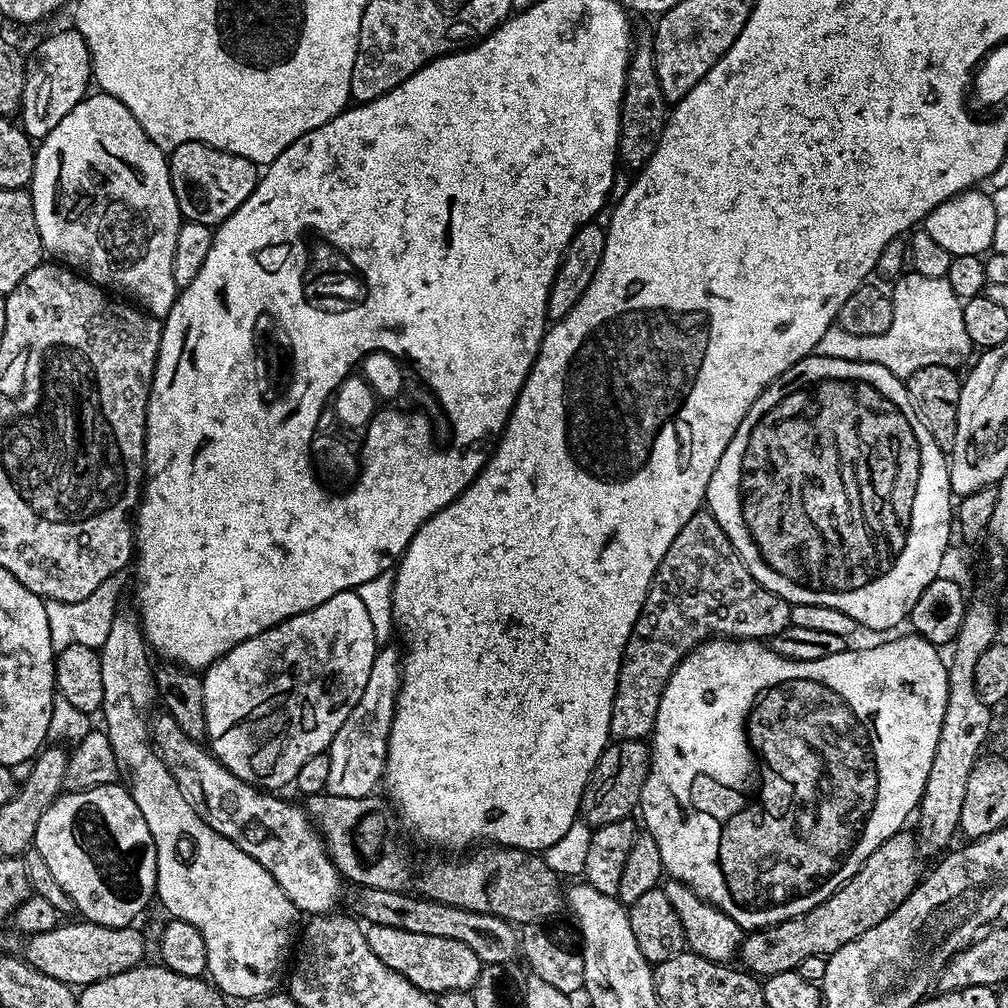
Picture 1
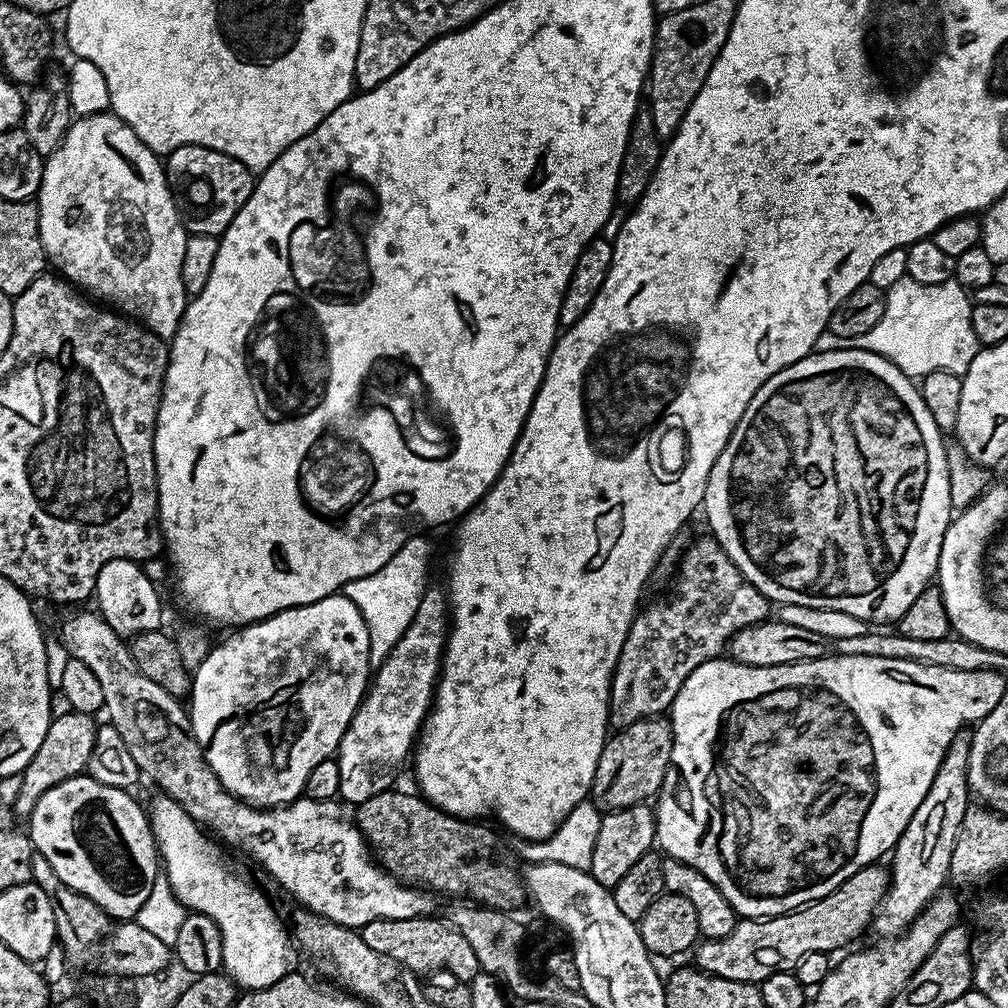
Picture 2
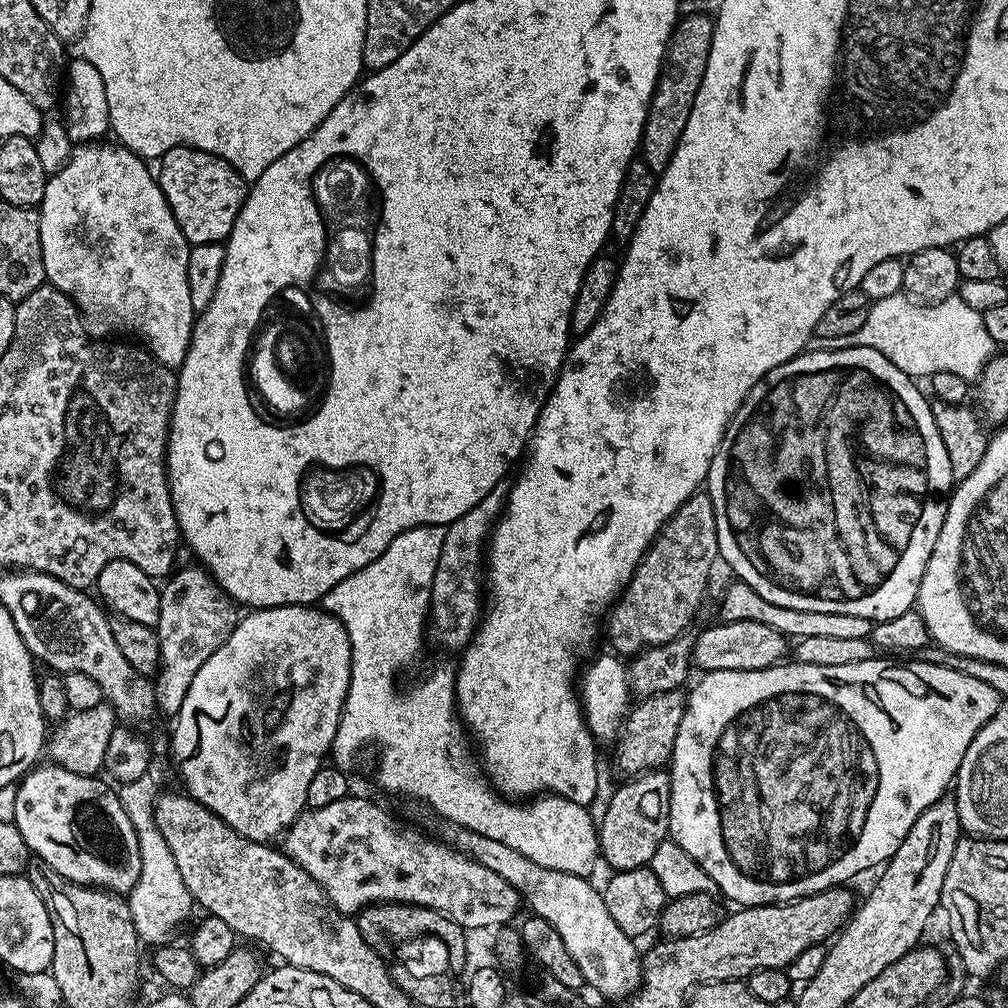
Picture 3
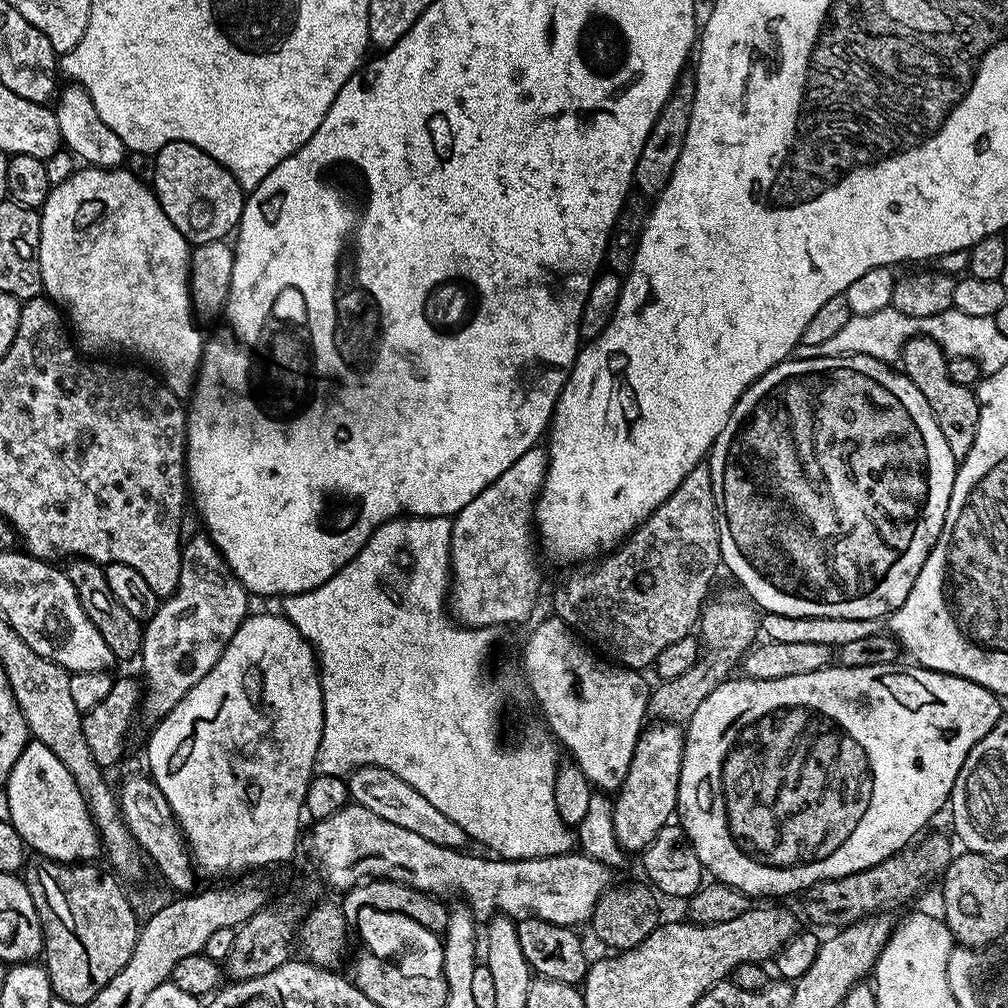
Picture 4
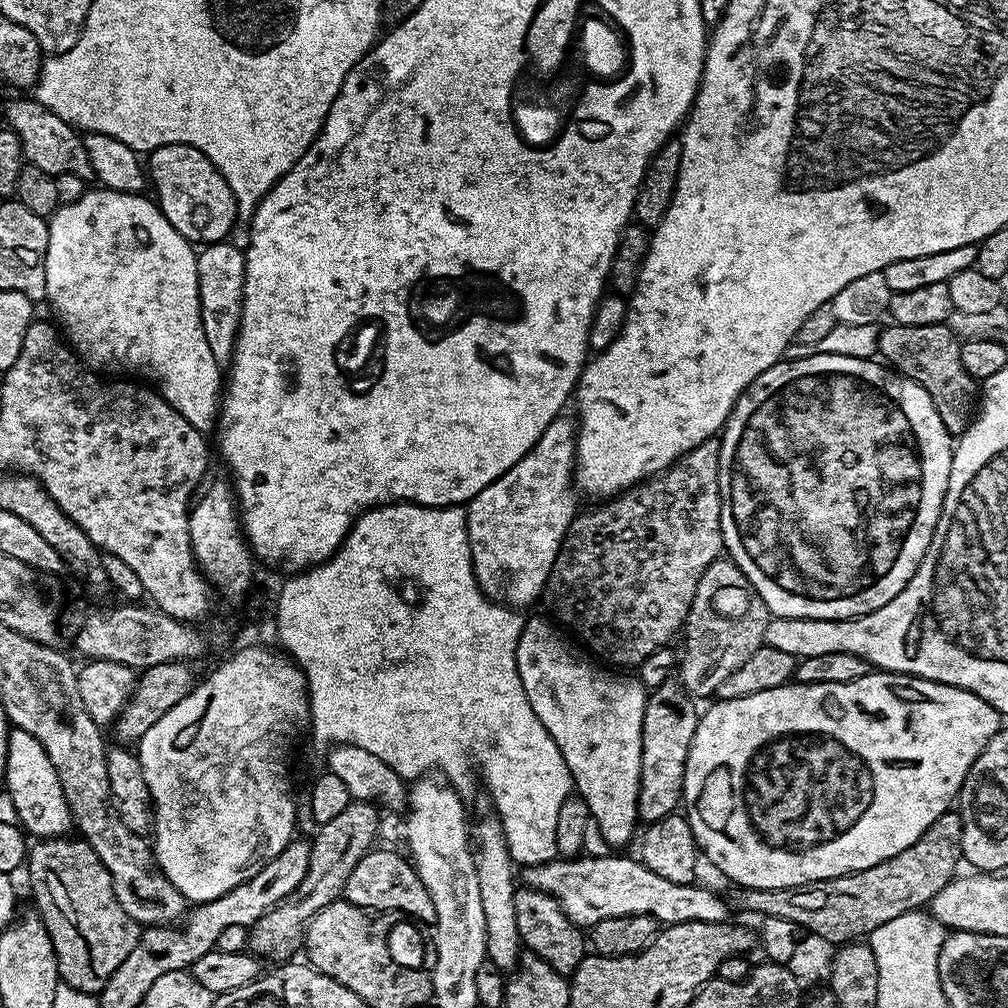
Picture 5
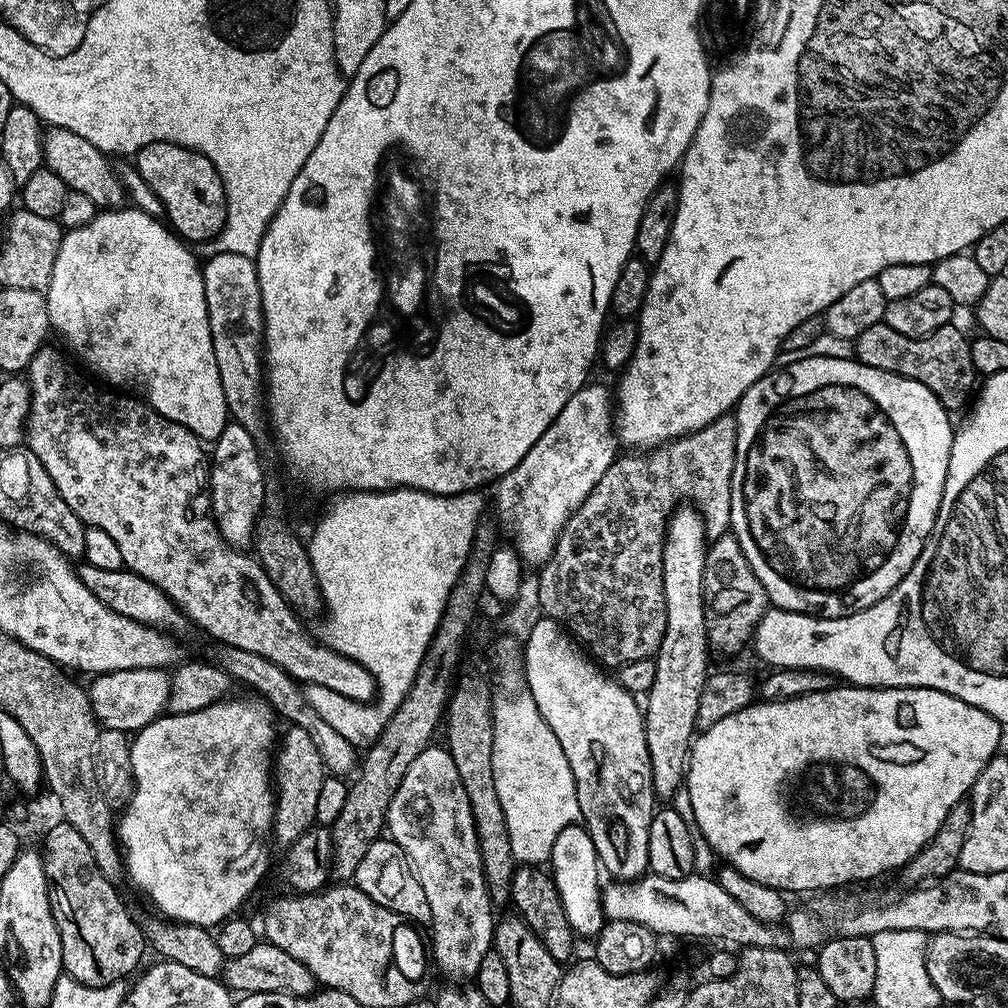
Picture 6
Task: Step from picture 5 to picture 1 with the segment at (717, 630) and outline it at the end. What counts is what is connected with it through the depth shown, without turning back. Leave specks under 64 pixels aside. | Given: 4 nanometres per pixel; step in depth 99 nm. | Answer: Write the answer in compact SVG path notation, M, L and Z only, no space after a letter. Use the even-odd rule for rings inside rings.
M618 740L609 743L582 794L580 816L589 829L595 830L610 822L627 820L637 811L649 767L650 748L644 740Z

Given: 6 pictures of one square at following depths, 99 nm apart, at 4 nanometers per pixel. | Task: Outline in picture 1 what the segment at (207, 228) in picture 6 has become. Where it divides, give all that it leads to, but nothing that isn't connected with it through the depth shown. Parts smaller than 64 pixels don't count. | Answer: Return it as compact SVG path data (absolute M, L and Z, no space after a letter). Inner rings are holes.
M186 142L171 149L168 173L181 217L185 221L218 226L227 216L234 214L234 210L238 210L238 206L242 206L256 189L258 165L238 154L211 148L209 144Z

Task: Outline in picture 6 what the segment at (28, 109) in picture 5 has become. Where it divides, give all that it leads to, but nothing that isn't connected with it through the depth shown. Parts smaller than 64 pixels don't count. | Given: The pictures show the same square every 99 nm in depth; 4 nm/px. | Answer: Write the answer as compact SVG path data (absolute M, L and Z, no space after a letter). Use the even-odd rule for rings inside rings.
M49 127L44 134L43 167L49 168L66 186L78 194L86 194L97 209L123 208L126 204L126 193L121 173L112 169L113 161L105 153L94 146L94 142L86 142L79 134L74 134L65 128Z

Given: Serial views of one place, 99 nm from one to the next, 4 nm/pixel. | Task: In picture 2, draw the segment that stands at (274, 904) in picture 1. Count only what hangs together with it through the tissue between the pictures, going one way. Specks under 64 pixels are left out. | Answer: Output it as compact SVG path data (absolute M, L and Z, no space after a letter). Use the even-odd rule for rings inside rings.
M111 560L102 566L96 579L94 593L98 614L122 638L131 638L143 632L161 631L164 608L160 605L160 592L156 584L134 560ZM156 794L150 804L148 822L155 834L156 848L159 859L162 861L162 874L169 880L174 894L184 905L188 912L201 912L206 914L218 926L222 936L222 968L226 975L232 979L233 984L240 990L257 992L263 988L274 986L283 976L289 975L292 964L293 945L290 943L290 932L280 921L276 908L256 888L251 888L234 869L228 868L226 861L220 857L220 852L204 837L205 831L196 823L174 798L163 794Z

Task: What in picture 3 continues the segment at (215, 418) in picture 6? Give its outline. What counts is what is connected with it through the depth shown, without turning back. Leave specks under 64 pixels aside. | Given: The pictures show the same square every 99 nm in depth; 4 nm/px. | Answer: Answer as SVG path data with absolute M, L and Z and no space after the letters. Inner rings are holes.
M119 142L81 143L73 147L66 166L62 170L51 173L46 186L44 200L38 205L40 213L40 241L42 242L42 262L47 283L53 288L62 290L76 304L80 312L80 319L84 321L84 328L93 338L116 338L119 332L125 332L125 337L135 338L143 347L151 352L152 357L162 362L167 368L179 369L180 363L186 358L186 350L192 341L192 325L194 313L190 306L190 286L186 282L186 262L188 261L189 242L182 234L166 198L162 194L157 177L147 168L145 161L135 156L130 149Z

